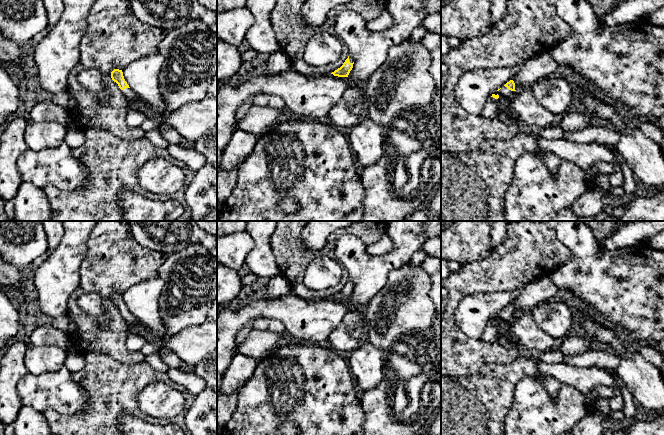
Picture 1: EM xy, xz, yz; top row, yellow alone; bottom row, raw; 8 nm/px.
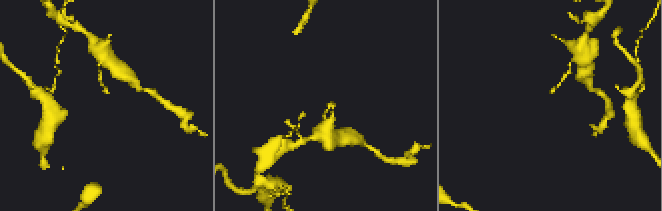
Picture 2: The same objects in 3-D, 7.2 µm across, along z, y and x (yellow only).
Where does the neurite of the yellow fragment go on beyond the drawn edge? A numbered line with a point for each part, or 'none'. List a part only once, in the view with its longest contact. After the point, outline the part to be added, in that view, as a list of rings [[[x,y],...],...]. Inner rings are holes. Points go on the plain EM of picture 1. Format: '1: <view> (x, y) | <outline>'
1: yz (492, 329) | [[[502,310],[499,315],[495,316],[495,319],[499,319],[498,323],[489,321],[485,327],[484,332],[482,333],[480,339],[485,342],[491,342],[494,339],[498,338],[500,331],[500,326],[502,323],[512,323],[516,315],[511,315],[507,311]]]

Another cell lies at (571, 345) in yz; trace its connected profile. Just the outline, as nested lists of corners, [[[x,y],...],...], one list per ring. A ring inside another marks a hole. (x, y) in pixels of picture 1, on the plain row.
[[[568,335],[564,339],[558,341],[557,349],[564,355],[578,355],[593,349],[596,349],[593,343],[585,336]]]

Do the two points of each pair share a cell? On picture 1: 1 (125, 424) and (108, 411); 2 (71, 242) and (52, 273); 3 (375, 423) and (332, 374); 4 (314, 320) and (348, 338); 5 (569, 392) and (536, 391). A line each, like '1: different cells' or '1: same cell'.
1: different cells
2: same cell
3: different cells
4: different cells
5: same cell

